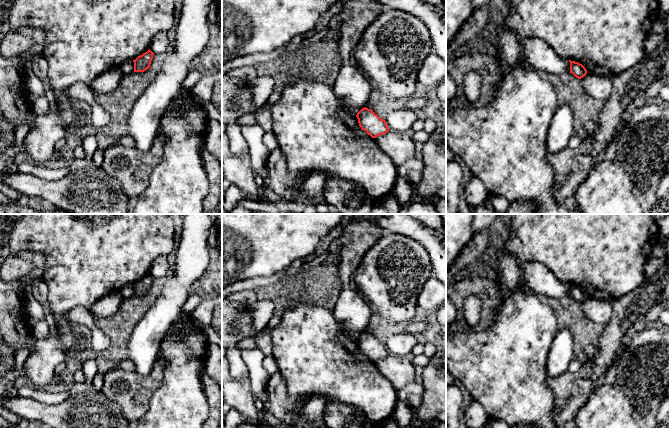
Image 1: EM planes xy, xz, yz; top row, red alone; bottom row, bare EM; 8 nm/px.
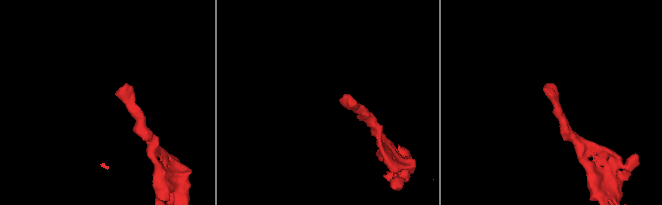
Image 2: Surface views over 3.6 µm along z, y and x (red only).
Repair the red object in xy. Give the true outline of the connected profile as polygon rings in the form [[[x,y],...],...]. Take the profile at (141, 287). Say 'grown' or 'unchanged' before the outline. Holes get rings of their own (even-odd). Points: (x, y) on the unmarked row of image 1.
unchanged; [[[149,273],[147,276],[138,280],[134,286],[134,296],[144,296],[149,293],[154,277]]]

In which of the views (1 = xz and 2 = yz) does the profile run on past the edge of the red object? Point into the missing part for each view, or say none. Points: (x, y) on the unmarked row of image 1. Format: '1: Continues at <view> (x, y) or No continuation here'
1: No continuation here
2: No continuation here

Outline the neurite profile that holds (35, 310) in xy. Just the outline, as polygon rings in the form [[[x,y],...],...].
[[[32,294],[25,296],[25,306],[27,308],[28,317],[35,320],[45,318],[43,306],[32,296]]]

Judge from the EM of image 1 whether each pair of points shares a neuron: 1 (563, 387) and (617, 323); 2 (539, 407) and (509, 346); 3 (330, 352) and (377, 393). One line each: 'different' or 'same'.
1: same
2: same
3: same

